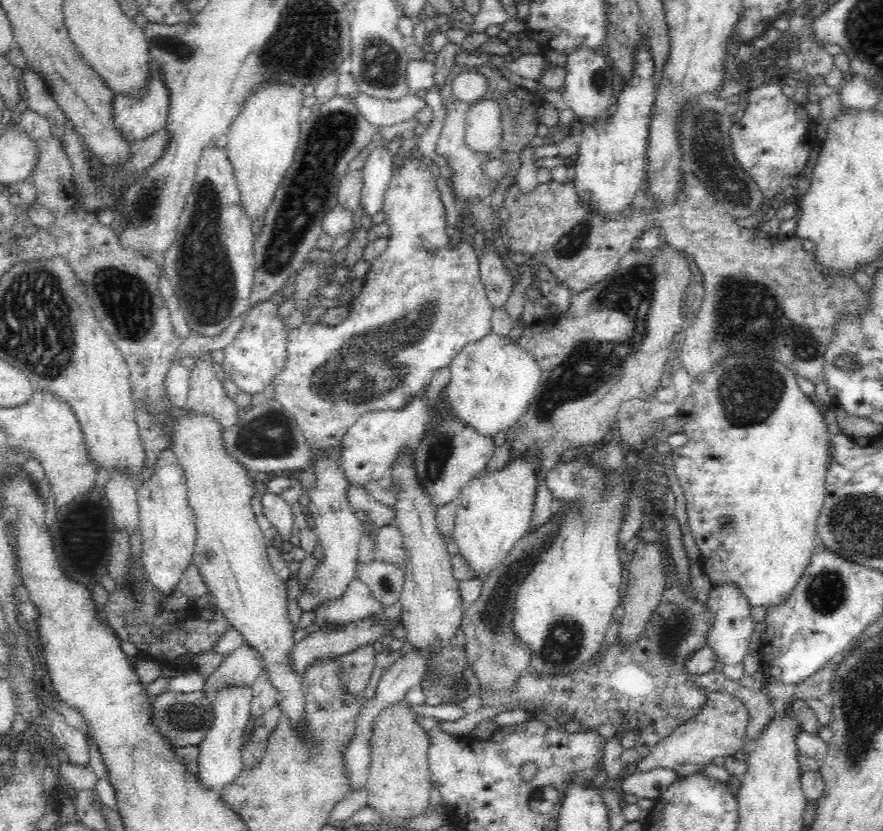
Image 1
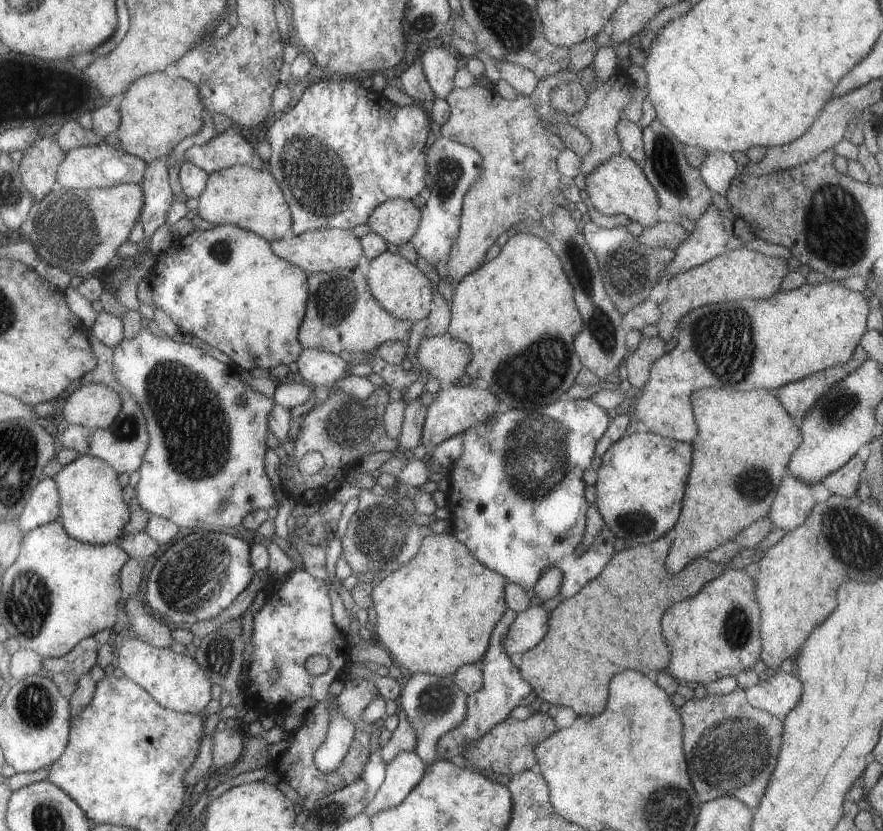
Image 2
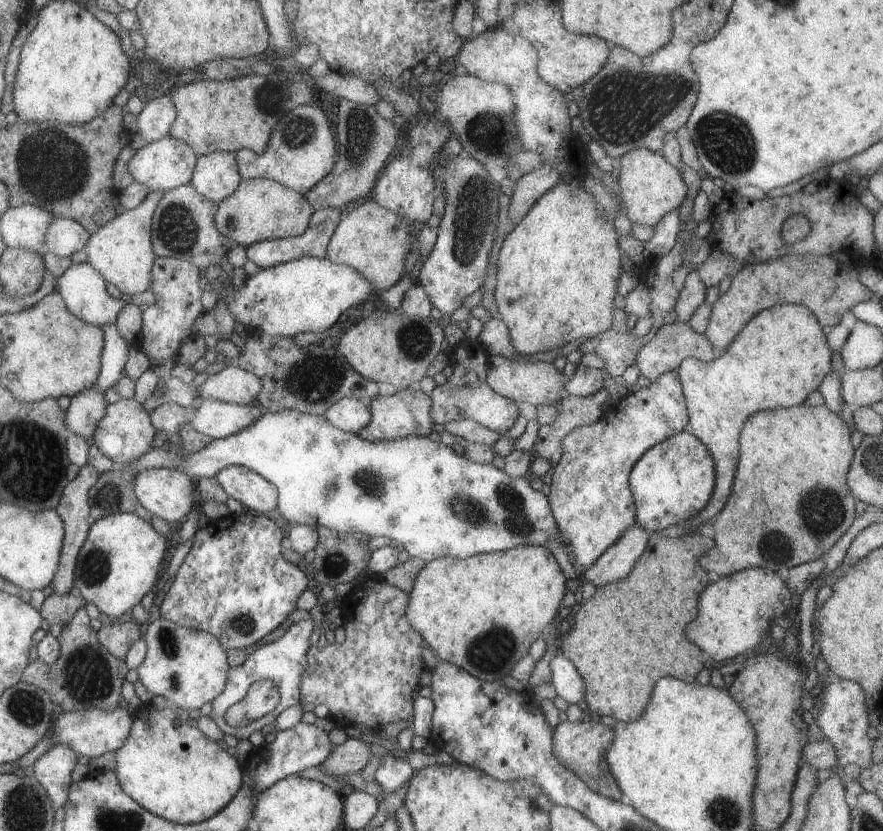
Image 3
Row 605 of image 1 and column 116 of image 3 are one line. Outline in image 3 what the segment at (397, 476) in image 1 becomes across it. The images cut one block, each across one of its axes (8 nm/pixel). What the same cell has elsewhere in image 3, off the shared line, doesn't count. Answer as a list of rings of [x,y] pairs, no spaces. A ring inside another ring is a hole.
[[[120,399],[113,404],[106,404],[105,415],[97,422],[92,438],[102,455],[113,464],[123,465],[136,460],[141,454],[153,448],[155,432],[141,402],[135,399]]]

